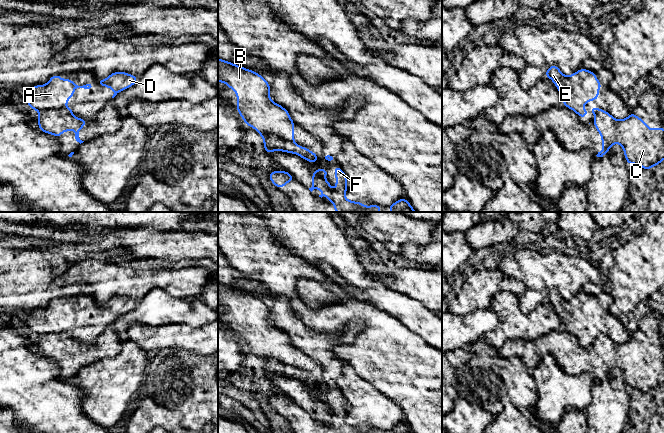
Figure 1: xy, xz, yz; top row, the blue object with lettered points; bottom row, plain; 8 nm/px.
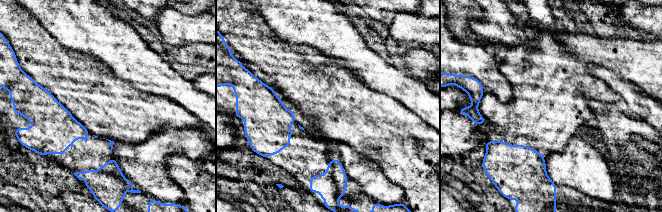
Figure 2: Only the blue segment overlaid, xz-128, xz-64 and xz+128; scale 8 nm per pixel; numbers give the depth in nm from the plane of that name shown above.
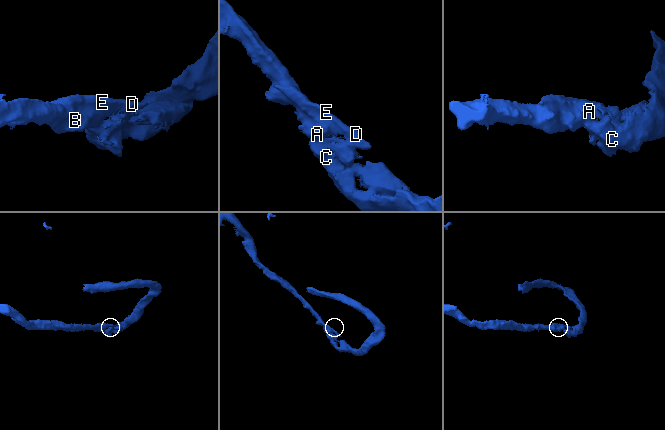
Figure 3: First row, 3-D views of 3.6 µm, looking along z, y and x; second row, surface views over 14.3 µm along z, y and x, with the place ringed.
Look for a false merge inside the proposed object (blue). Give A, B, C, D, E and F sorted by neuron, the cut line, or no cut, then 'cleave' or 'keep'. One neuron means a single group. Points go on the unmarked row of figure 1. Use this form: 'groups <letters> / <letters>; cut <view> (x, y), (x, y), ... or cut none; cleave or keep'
groups A B D E / C F; cut xz (264, 364), (269, 358), (272, 358), (295, 368); cleave

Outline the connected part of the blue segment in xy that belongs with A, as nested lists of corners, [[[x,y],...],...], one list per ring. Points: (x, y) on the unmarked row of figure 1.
[[[53,299],[45,309],[29,312],[27,327],[30,332],[41,337],[45,334],[61,334],[73,336],[65,328],[71,320],[75,320],[74,312],[91,314],[93,307],[76,309],[69,302],[63,304],[59,299]]]

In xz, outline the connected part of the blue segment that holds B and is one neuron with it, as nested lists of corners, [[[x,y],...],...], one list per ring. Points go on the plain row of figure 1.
[[[218,282],[218,306],[223,306],[233,313],[237,319],[237,332],[241,342],[247,350],[257,354],[264,364],[264,373],[270,378],[273,373],[265,370],[269,358],[291,367],[294,365],[294,349],[290,338],[281,329],[276,328],[269,321],[270,308],[258,297]]]

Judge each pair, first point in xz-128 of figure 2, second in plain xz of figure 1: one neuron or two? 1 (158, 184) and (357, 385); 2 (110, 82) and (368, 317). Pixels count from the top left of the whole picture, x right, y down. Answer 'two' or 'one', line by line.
1: one
2: one

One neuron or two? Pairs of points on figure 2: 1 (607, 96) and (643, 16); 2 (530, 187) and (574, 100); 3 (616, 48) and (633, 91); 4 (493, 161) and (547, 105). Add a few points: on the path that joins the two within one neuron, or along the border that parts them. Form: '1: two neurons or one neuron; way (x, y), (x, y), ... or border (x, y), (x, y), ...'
1: two neurons; border (616, 31), (622, 31), (631, 36), (643, 37)
2: one neuron; way (529, 165), (530, 147), (552, 122)
3: two neurons; border (609, 68), (635, 83), (648, 95)
4: one neuron; way (507, 146), (507, 143), (513, 136), (532, 119)

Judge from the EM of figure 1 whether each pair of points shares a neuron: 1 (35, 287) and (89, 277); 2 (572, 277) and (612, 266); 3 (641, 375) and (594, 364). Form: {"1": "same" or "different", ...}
{"1": "different", "2": "different", "3": "same"}

